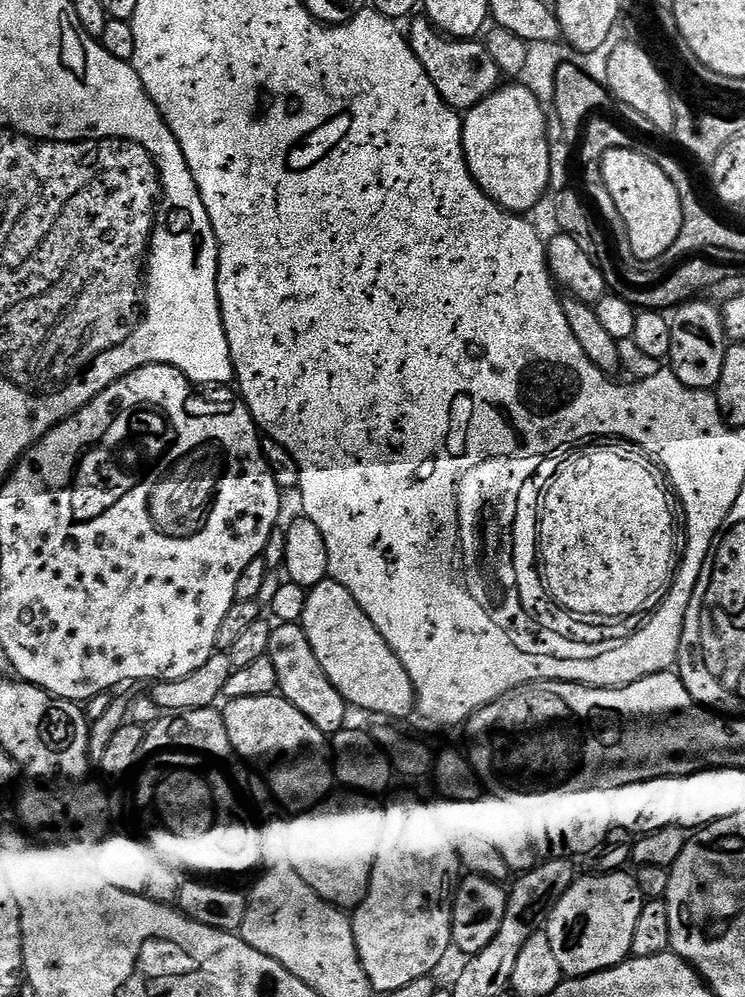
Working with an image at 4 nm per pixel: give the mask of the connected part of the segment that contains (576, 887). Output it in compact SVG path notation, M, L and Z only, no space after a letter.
M612 870L585 880L577 879L548 913L546 931L550 950L554 950L554 958L558 958L558 966L565 977L604 972L632 956L634 926L638 926L638 914L642 914L646 897L637 886L635 875L626 873Z

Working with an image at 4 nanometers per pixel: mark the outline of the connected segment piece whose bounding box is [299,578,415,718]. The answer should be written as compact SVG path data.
M325 578L322 583L307 589L307 593L306 606L299 623L304 629L318 662L322 662L322 670L326 670L326 678L330 678L338 694L342 694L342 698L347 700L353 709L365 708L368 712L377 712L380 715L377 717L380 718L413 715L415 692L412 689L409 675L406 674L406 666L398 662L398 654L390 650L386 638L378 634L374 622L370 622L362 606L354 602L350 590L346 590L346 586L342 586L337 580Z

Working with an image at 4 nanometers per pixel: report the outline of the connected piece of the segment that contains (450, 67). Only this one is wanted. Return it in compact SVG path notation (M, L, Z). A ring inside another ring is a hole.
M427 18L419 19L411 21L413 24L409 26L408 32L406 28L406 39L414 50L418 62L422 62L426 74L430 74L430 82L434 82L438 94L450 108L457 110L472 108L501 83L502 73L483 43L475 39L449 38L438 31Z

